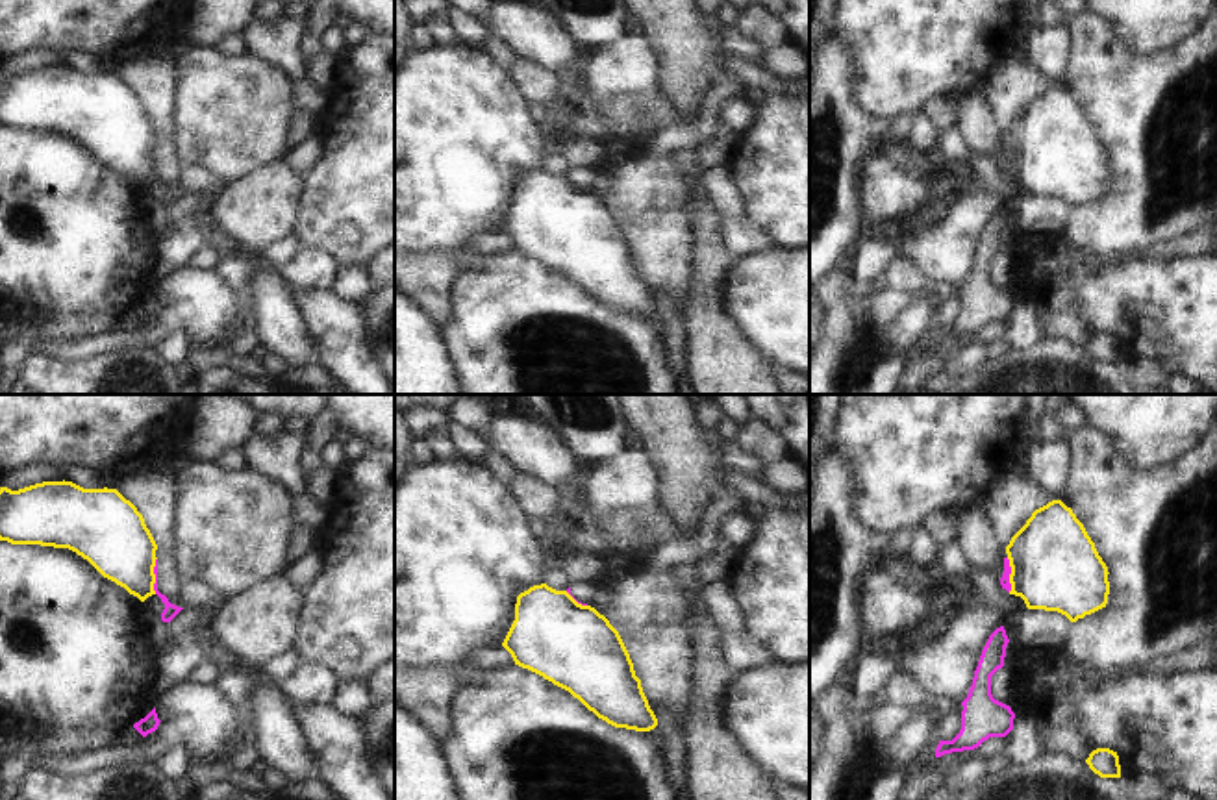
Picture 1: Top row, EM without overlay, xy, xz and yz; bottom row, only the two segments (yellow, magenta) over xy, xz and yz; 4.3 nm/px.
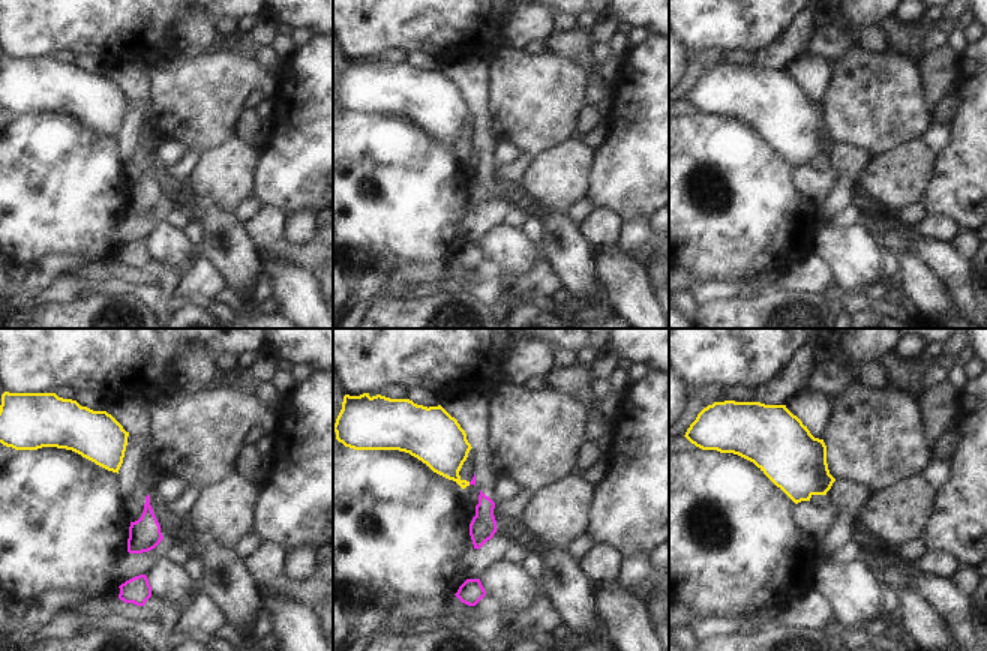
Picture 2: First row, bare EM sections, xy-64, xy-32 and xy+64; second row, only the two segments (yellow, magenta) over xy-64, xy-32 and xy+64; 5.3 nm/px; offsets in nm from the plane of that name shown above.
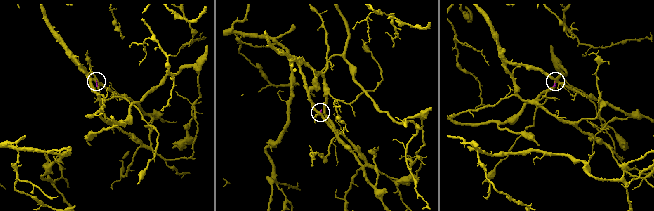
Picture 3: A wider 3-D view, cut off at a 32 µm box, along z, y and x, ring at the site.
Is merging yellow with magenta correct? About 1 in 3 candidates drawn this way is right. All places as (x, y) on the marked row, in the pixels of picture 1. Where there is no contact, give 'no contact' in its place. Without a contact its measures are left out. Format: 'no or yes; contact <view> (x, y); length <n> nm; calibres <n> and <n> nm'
no; contact xy (154, 576); length 160 nm; calibres 300 and 60 nm

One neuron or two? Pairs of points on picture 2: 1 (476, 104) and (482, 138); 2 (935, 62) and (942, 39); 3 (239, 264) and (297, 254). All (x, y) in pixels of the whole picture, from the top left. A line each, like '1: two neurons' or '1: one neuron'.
1: one neuron
2: two neurons
3: two neurons

